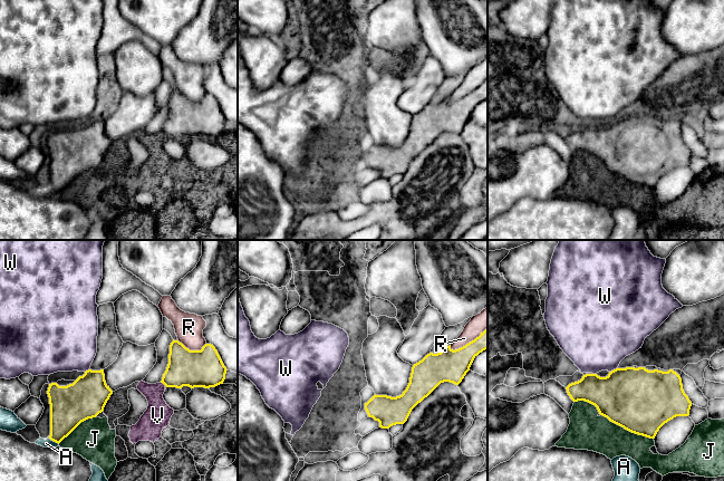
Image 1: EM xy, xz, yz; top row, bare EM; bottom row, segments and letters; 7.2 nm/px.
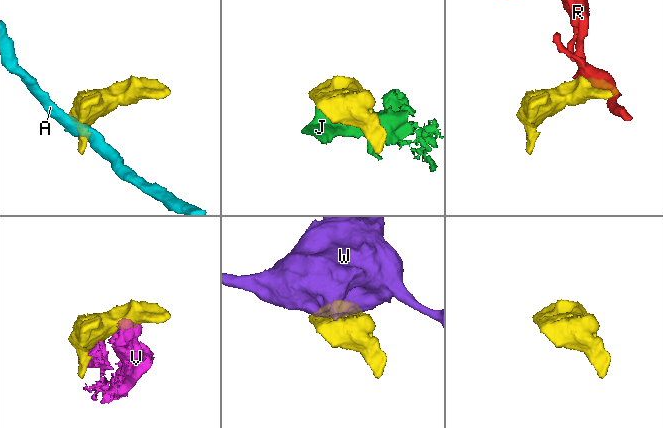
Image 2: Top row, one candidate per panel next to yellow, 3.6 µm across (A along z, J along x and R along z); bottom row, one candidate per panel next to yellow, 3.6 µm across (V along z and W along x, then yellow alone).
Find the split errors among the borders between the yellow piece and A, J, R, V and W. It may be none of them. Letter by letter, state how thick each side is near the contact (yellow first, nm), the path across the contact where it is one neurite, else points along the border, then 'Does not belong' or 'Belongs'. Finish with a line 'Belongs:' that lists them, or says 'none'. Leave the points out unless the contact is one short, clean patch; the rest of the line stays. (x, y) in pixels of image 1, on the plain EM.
A: Thickness 260 nm (yellow) against 60 nm. Boundary: xy (49, 188), (58, 194). Does not belong
J: Thickness 460 nm (yellow) against 280 nm. Does not belong
R: Thickness 240 nm (yellow) against 140 nm. Does not belong
V: Thickness 280 nm (yellow) against 190 nm. Does not belong
W: Thickness 440 nm (yellow) against 460 nm. Boundary: yz (617, 117), (609, 122). Does not belong
Belongs: none

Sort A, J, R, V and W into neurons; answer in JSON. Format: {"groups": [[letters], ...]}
{"groups": [["A"], ["J", "V"], ["R"], ["W"]]}

